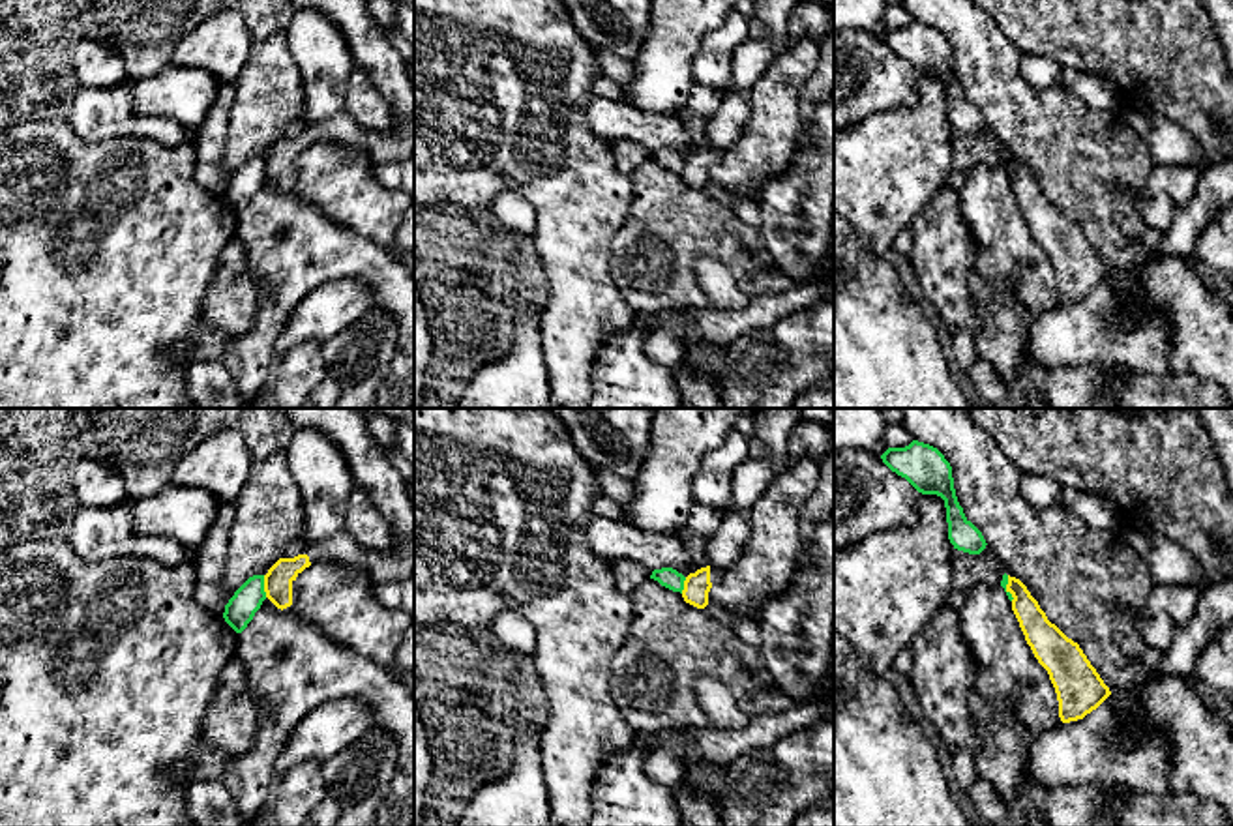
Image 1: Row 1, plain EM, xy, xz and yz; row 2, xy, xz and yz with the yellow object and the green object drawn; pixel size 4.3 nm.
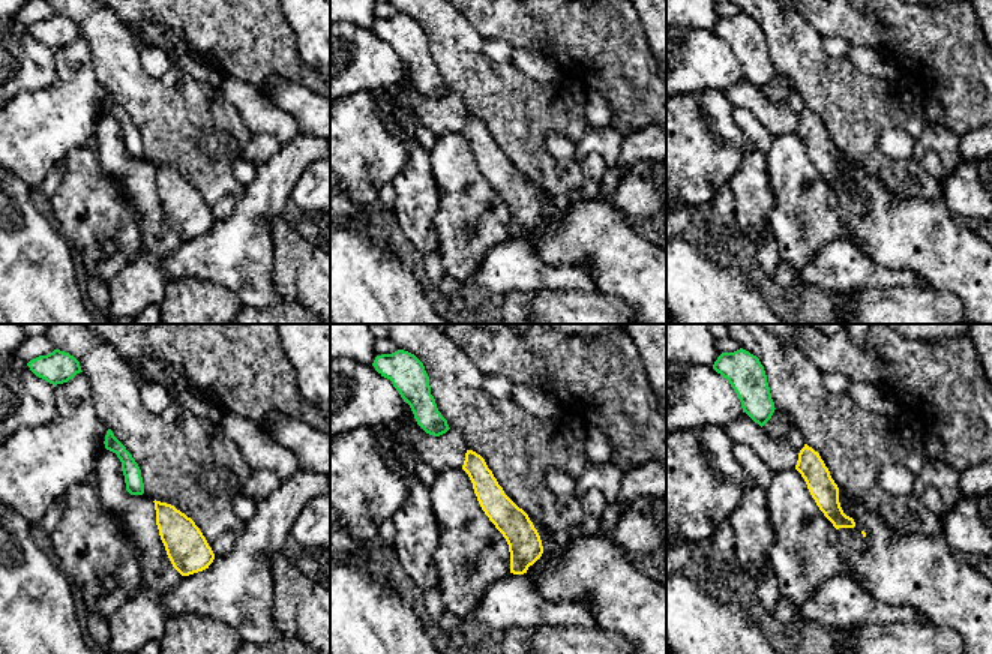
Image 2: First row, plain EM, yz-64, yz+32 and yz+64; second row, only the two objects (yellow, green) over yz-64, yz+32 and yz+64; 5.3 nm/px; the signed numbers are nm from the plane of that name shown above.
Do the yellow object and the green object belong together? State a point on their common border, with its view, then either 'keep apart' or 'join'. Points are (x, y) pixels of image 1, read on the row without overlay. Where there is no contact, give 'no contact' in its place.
contact xy (265, 167); keep apart

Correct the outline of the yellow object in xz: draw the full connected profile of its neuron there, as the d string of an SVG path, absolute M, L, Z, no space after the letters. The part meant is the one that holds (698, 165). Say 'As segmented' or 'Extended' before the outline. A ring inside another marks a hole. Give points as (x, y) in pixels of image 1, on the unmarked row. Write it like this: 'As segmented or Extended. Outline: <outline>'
Extended. Outline: M714 144L690 154L684 161L684 182L697 189L705 189L708 185L708 172L721 154L723 146Z

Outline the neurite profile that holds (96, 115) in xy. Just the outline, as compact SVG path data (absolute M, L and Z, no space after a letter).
M131 81L103 90L81 88L73 96L69 122L75 135L86 142L141 137L176 146L195 139L195 133L178 122L137 114Z

